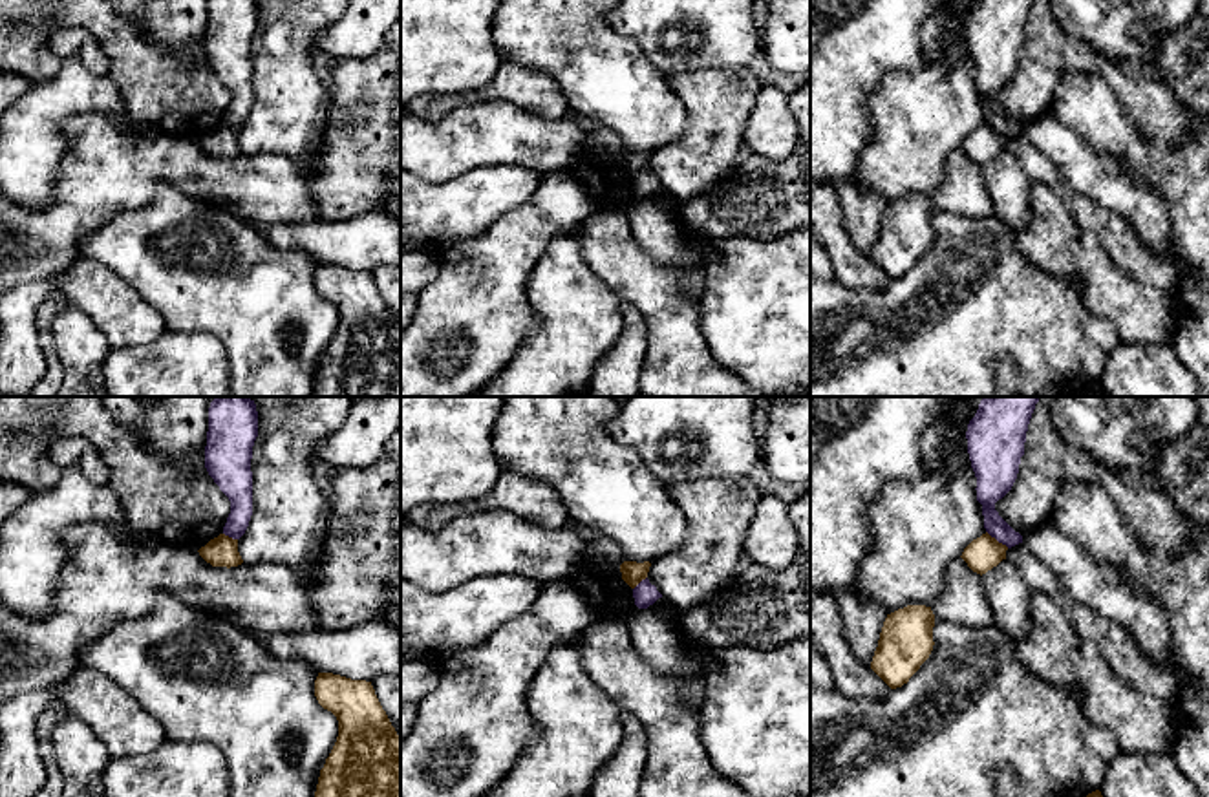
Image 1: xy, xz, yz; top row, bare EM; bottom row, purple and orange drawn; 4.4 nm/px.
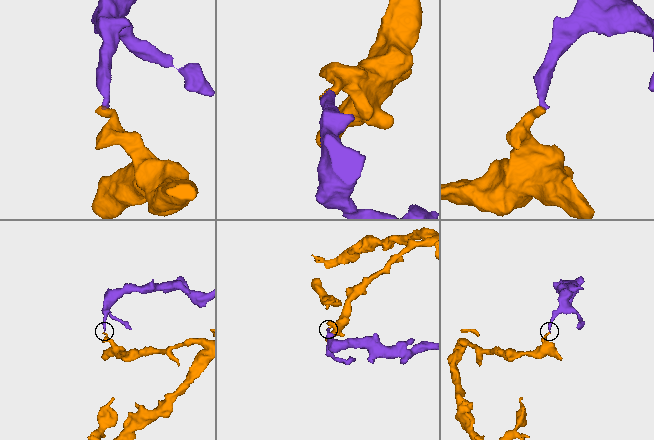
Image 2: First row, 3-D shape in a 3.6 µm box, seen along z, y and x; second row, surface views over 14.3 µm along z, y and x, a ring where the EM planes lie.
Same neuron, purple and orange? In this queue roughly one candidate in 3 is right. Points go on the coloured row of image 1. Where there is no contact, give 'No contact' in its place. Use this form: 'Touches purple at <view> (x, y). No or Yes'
Touches purple at yz (997, 540). No

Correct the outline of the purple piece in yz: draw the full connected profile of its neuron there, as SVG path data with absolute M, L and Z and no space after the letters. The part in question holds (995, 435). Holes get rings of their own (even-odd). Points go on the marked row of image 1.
M982 397L966 431L984 528L1008 548L1022 543L1022 536L999 515L995 503L1011 490L1017 479L1028 424L1039 398Z

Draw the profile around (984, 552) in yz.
M988 532L980 537L973 539L962 552L962 559L968 567L977 574L986 574L993 567L997 567L1002 559L1006 559L1008 547L999 543Z

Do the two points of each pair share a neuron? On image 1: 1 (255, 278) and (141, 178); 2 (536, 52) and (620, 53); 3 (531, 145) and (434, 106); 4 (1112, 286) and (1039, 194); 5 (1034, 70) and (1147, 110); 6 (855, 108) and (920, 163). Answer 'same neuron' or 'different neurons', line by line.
1: different neurons
2: same neuron
3: different neurons
4: same neuron
5: same neuron
6: different neurons

